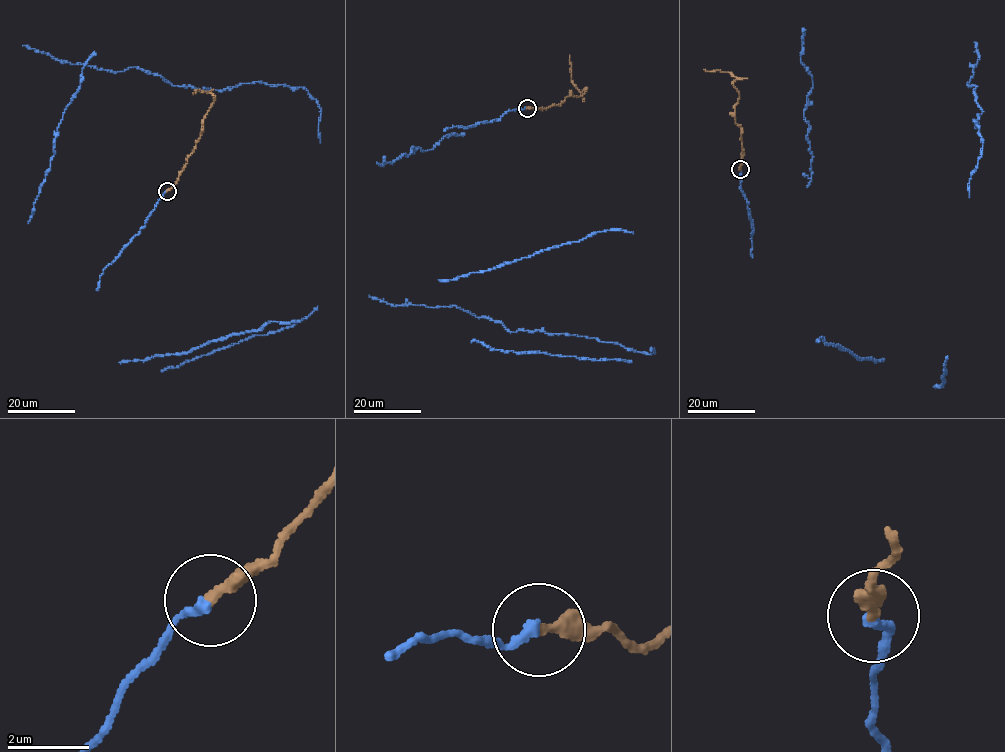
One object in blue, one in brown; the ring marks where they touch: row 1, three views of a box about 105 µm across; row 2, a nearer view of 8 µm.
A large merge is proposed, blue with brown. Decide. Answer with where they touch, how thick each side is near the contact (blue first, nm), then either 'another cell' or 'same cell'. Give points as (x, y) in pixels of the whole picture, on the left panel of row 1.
at (167, 191); 240 nm thick on the blue side, 320 nm on the other; same cell

